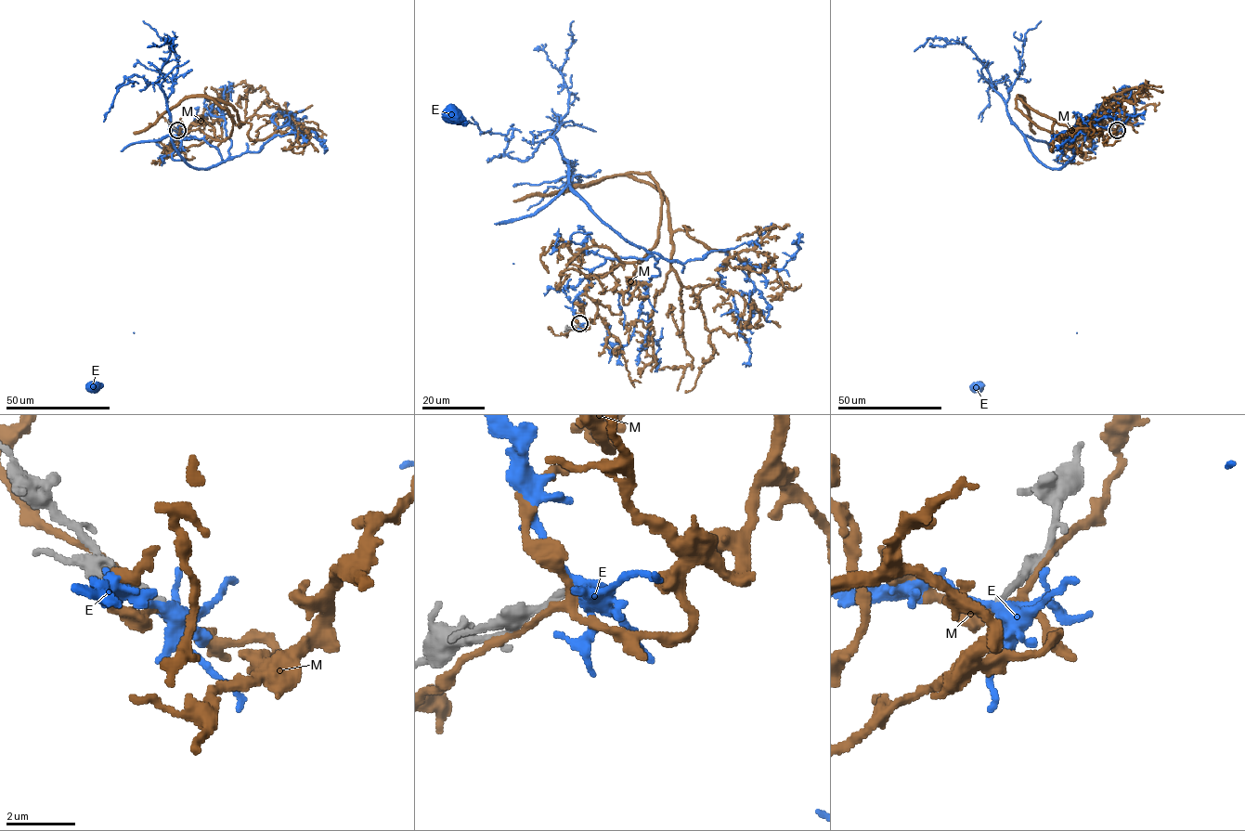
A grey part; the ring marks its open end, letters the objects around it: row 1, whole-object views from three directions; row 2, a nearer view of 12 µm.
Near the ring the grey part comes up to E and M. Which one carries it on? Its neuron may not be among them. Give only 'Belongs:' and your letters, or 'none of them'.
Belongs: none of them

